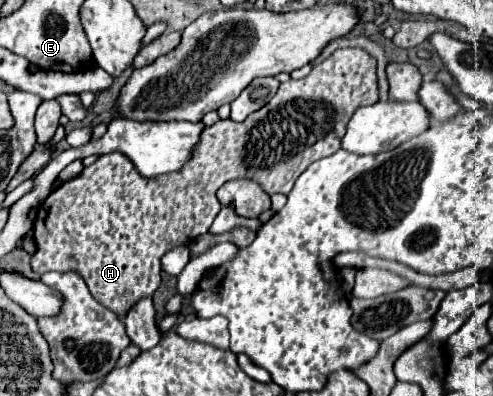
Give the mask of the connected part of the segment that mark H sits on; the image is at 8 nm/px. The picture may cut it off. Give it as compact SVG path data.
M361 48L335 50L327 60L315 64L305 78L281 84L269 104L253 112L245 122L239 124L233 120L219 120L217 124L207 126L191 160L179 172L143 178L123 154L113 152L99 156L91 166L83 168L79 176L55 188L39 206L33 222L33 238L37 244L37 252L31 258L33 272L39 276L51 270L73 270L81 274L95 300L123 318L139 298L153 296L157 290L161 282L161 256L173 246L189 244L209 230L211 222L221 210L215 192L225 182L235 178L251 178L259 182L267 194L289 194L295 180L309 164L337 152L353 112L379 100L375 66L377 62L373 62L373 56Z

